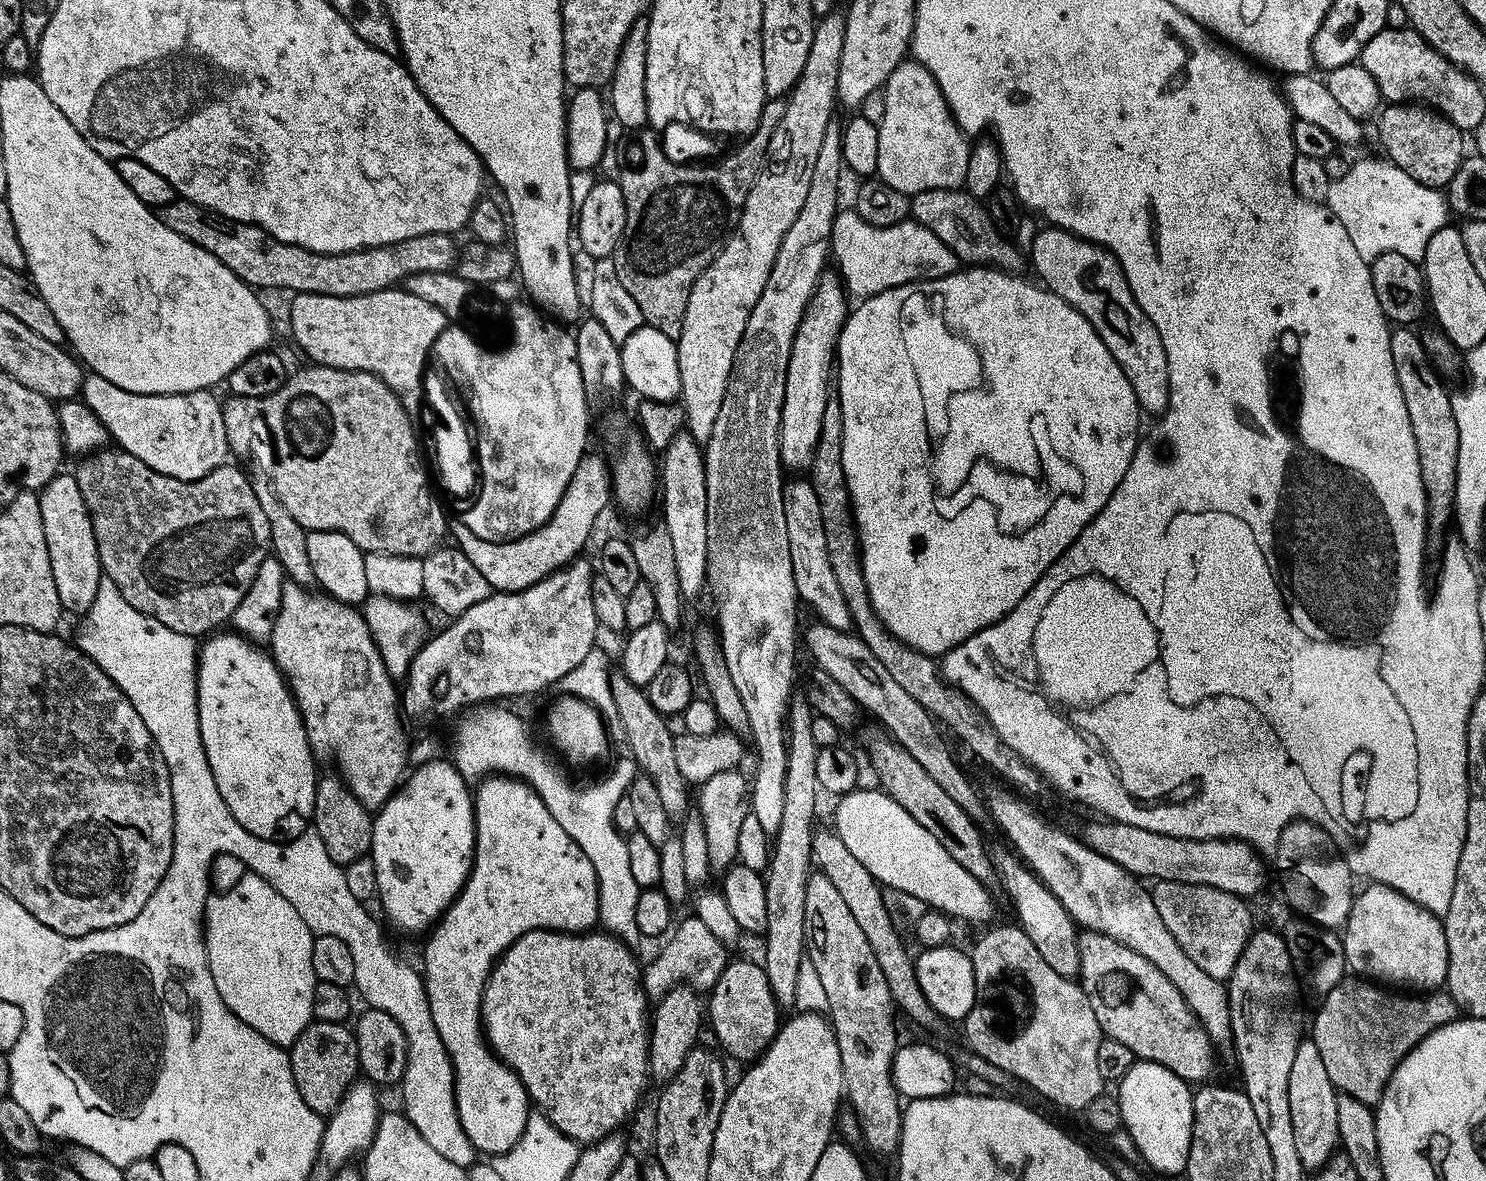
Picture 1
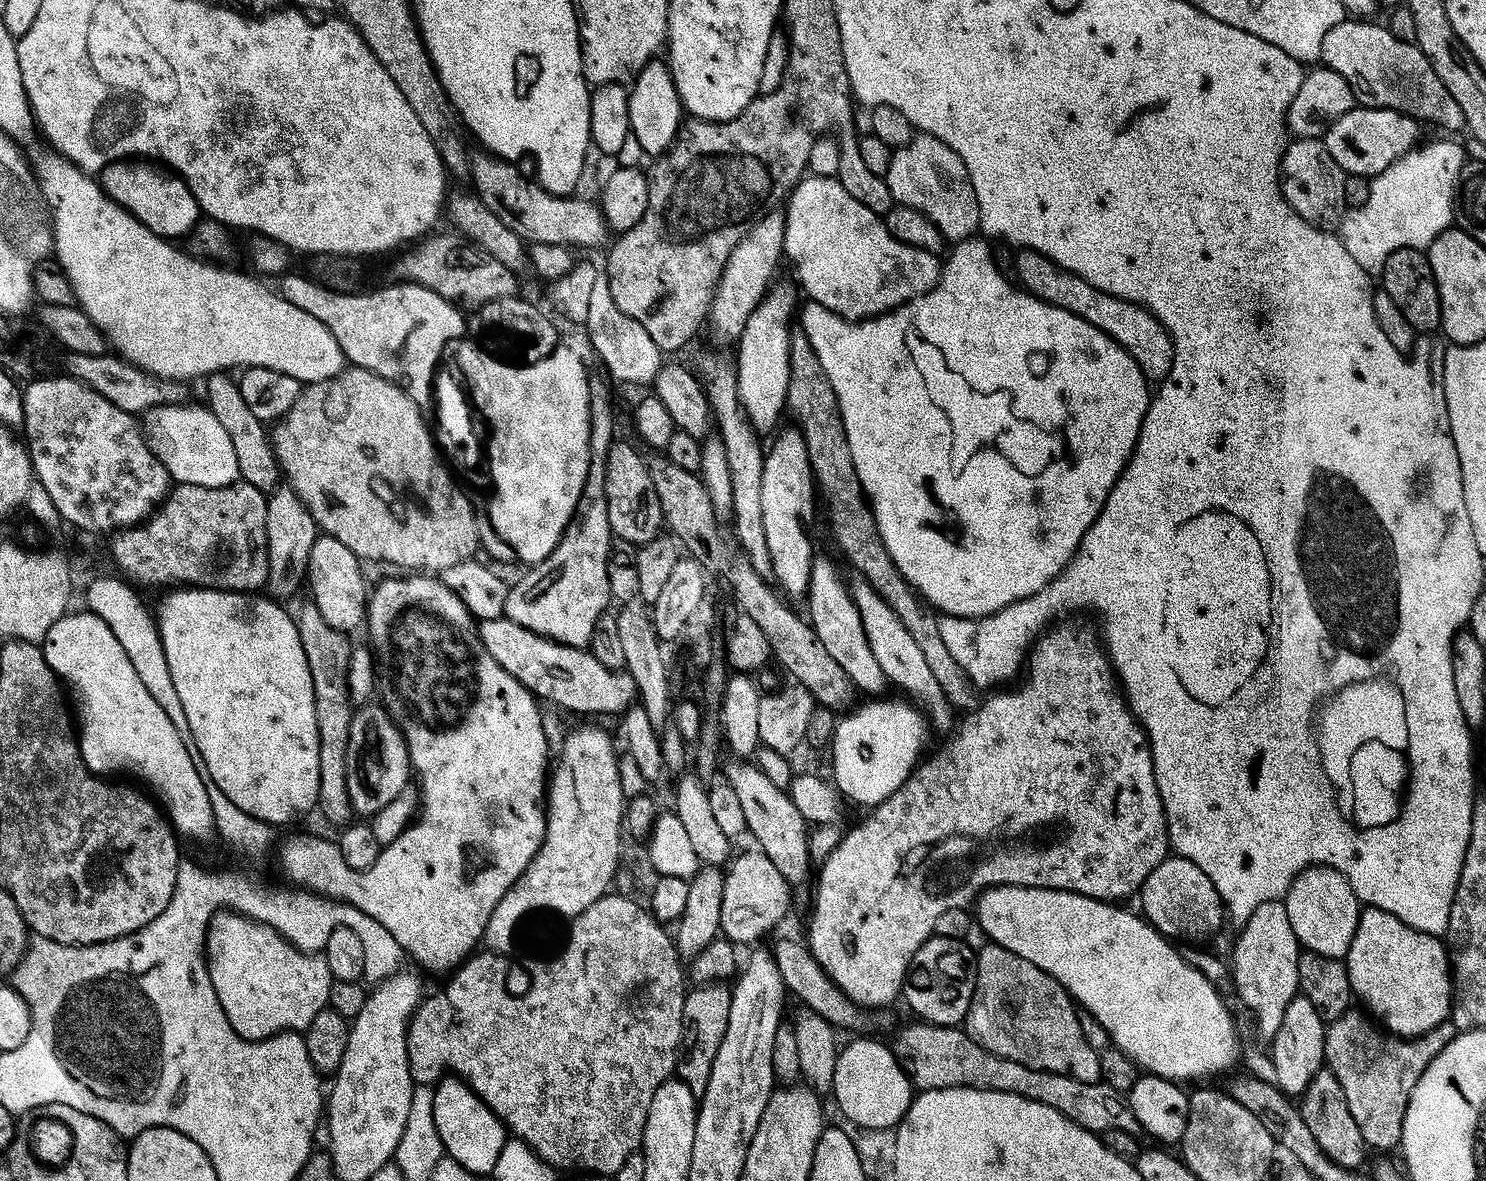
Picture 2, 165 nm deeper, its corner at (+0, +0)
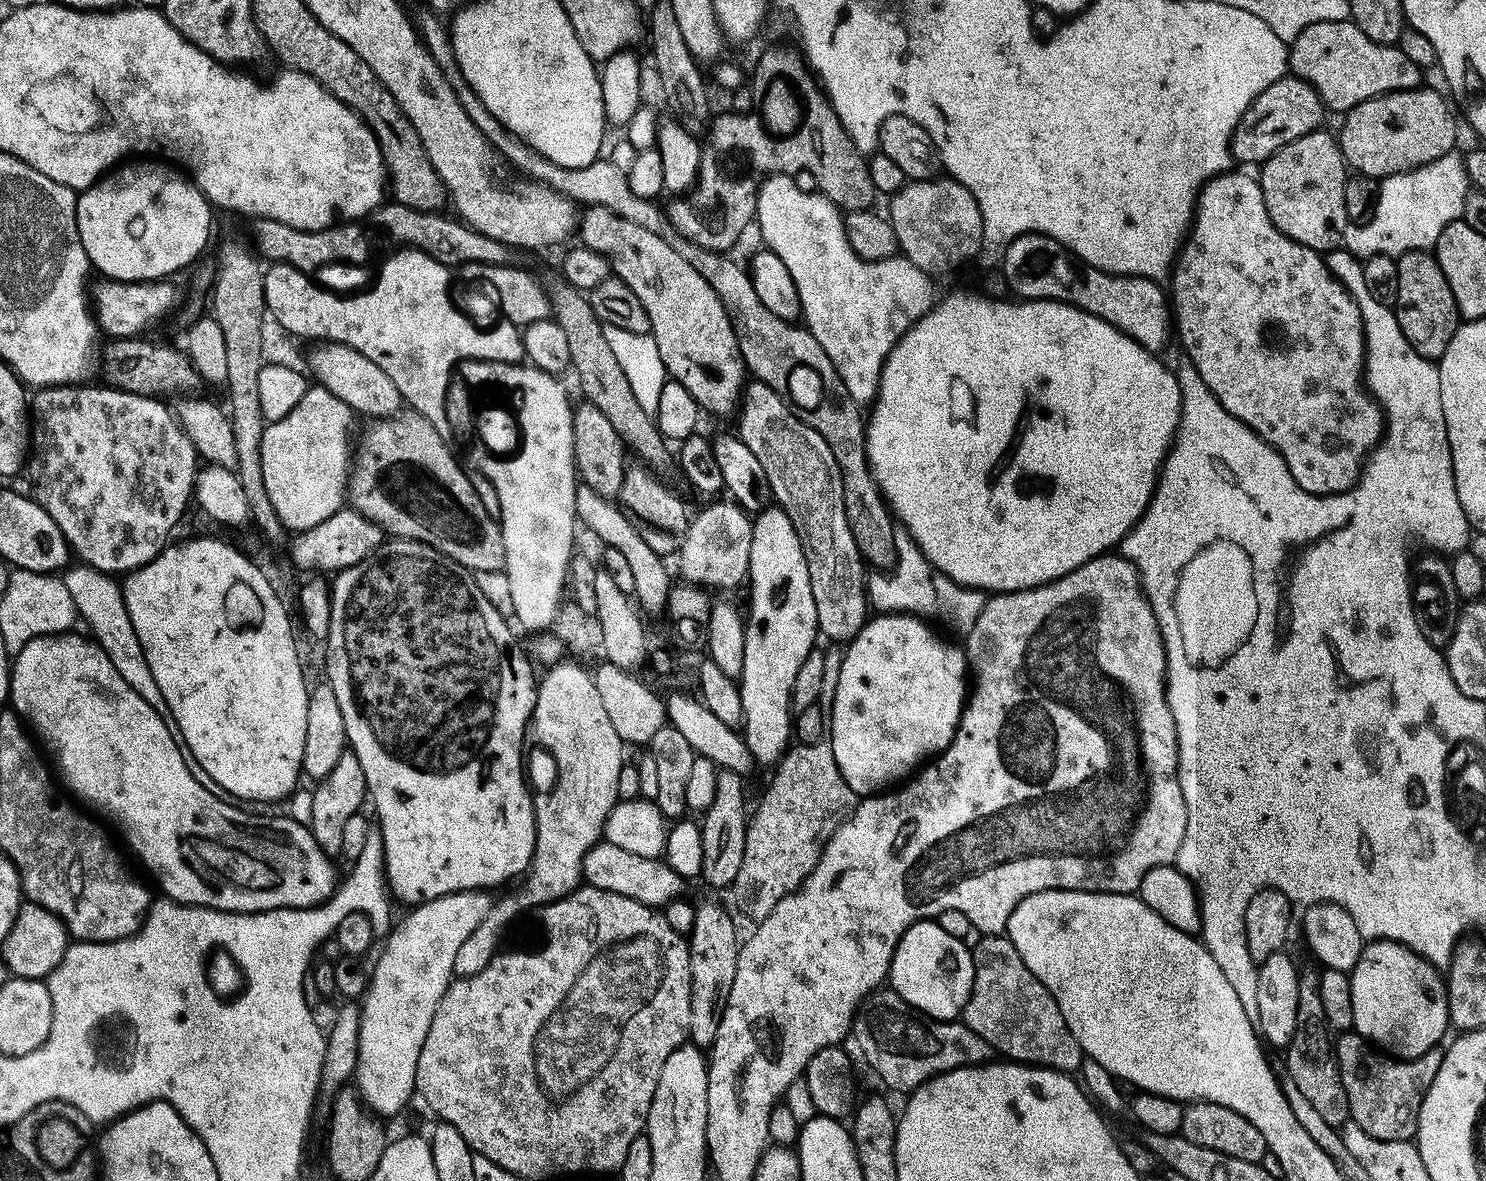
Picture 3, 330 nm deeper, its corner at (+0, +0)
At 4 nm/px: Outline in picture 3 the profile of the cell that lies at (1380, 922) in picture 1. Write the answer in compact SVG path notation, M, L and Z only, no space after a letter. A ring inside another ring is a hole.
M1373 940L1365 943L1362 954L1358 958L1358 962L1353 966L1350 973L1350 1002L1354 1006L1354 1018L1352 1019L1352 1028L1359 1036L1363 1036L1369 1044L1377 1049L1383 1050L1385 1053L1391 1054L1393 1057L1401 1060L1418 1060L1424 1056L1431 1048L1437 1047L1441 1043L1447 1032L1450 1032L1450 1021L1448 1018L1448 986L1445 977L1442 975L1441 969L1429 962L1426 958L1422 958L1414 950L1410 950L1405 944L1399 944L1393 940Z

